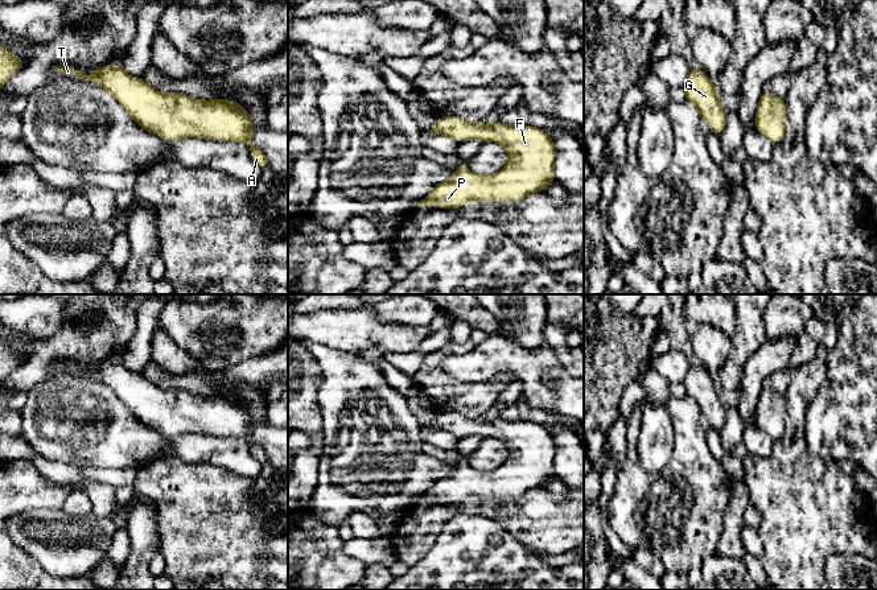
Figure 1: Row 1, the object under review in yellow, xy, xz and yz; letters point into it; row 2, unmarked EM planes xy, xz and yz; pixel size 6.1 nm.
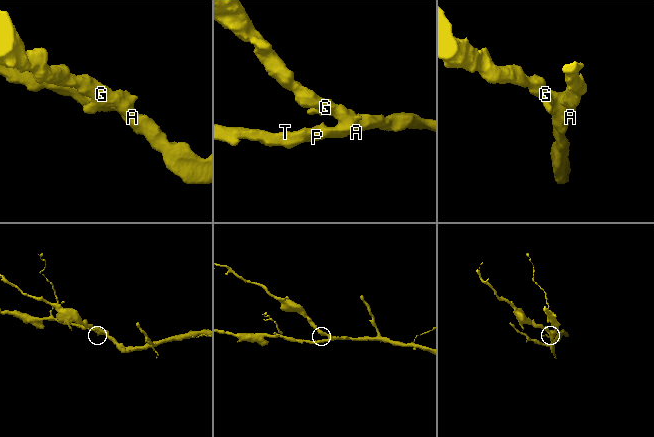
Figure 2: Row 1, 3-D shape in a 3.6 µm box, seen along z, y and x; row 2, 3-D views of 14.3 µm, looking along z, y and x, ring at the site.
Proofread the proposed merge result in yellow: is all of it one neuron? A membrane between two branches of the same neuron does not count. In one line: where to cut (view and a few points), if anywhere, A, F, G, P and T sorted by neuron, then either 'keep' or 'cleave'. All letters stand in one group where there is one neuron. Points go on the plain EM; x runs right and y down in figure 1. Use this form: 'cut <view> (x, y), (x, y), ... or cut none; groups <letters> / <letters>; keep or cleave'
cut none; groups A F G P T; keep

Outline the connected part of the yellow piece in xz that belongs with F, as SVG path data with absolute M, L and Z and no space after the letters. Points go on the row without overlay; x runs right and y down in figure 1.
M449 410L438 413L429 430L444 430L456 438L468 436L501 440L509 451L505 465L493 471L479 471L461 457L453 473L437 478L417 503L433 500L438 504L462 503L472 495L519 496L544 486L555 476L555 438L548 429L530 421L506 421L501 417L483 421Z

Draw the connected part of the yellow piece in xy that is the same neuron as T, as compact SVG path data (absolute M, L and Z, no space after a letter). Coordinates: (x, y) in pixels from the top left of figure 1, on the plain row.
M110 359L88 372L73 362L54 362L63 372L79 372L102 381L131 409L141 425L166 437L199 433L215 437L251 440L251 454L260 463L269 462L264 447L254 440L254 424L248 408L236 396L201 396L180 388L162 389L144 374L128 371L120 360Z

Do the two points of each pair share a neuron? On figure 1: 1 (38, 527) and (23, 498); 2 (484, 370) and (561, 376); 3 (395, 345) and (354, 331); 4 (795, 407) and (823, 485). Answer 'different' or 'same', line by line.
1: different
2: same
3: same
4: same

